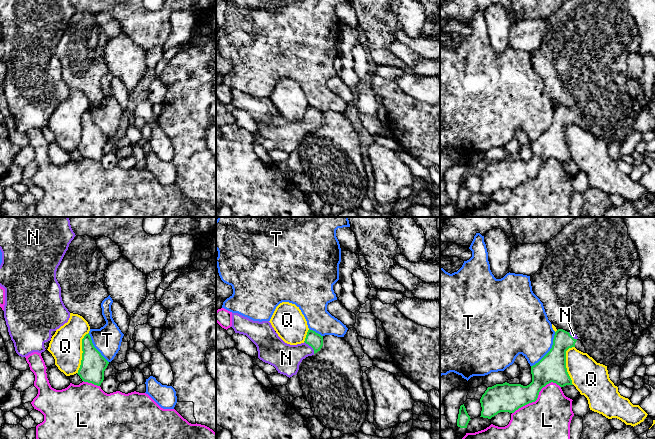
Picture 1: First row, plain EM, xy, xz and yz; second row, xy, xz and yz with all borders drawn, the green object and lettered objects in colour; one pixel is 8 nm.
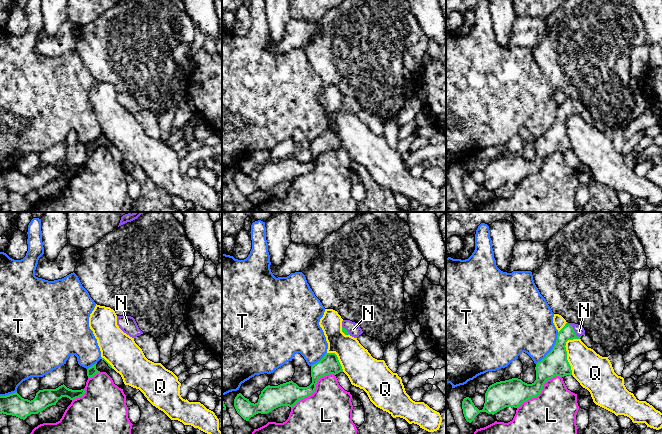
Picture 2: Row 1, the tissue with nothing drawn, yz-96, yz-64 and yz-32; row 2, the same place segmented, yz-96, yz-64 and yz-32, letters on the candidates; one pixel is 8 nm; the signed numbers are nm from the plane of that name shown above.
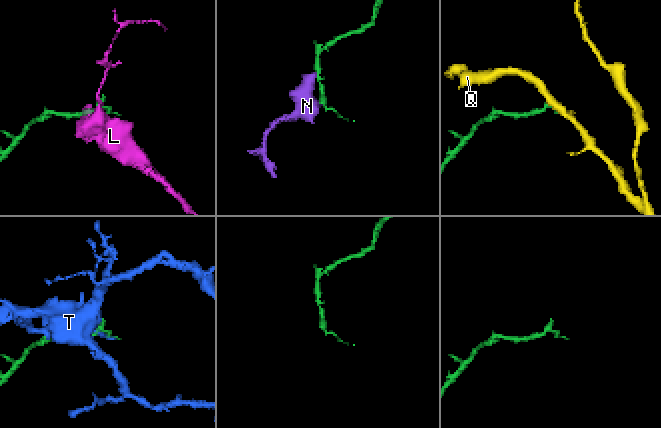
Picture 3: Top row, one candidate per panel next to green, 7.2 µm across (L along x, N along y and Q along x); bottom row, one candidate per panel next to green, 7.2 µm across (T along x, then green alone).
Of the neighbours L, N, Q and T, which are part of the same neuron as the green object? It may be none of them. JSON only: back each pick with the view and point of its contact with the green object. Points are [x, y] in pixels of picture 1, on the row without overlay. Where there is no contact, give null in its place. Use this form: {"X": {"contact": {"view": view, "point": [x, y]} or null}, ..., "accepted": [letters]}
{"N": {"contact": {"view": "xz", "point": [311, 122]}}, "accepted": ["N"]}

